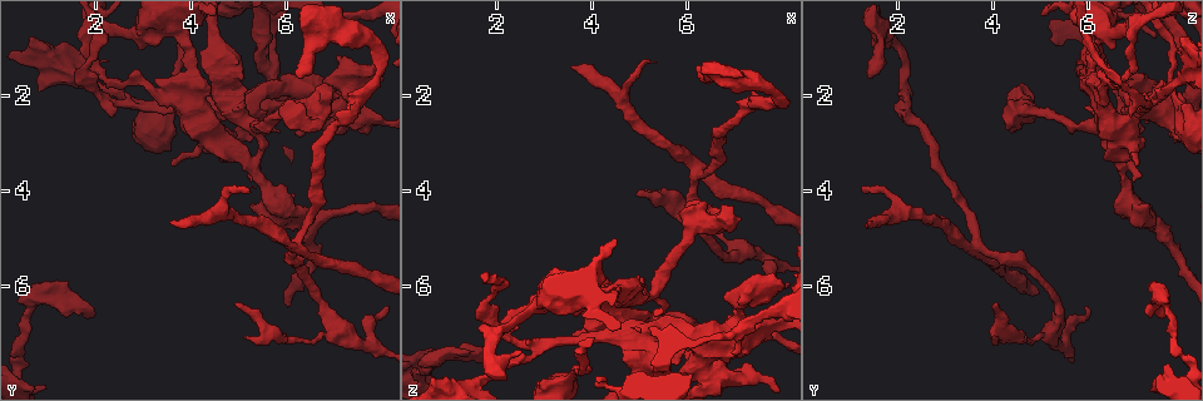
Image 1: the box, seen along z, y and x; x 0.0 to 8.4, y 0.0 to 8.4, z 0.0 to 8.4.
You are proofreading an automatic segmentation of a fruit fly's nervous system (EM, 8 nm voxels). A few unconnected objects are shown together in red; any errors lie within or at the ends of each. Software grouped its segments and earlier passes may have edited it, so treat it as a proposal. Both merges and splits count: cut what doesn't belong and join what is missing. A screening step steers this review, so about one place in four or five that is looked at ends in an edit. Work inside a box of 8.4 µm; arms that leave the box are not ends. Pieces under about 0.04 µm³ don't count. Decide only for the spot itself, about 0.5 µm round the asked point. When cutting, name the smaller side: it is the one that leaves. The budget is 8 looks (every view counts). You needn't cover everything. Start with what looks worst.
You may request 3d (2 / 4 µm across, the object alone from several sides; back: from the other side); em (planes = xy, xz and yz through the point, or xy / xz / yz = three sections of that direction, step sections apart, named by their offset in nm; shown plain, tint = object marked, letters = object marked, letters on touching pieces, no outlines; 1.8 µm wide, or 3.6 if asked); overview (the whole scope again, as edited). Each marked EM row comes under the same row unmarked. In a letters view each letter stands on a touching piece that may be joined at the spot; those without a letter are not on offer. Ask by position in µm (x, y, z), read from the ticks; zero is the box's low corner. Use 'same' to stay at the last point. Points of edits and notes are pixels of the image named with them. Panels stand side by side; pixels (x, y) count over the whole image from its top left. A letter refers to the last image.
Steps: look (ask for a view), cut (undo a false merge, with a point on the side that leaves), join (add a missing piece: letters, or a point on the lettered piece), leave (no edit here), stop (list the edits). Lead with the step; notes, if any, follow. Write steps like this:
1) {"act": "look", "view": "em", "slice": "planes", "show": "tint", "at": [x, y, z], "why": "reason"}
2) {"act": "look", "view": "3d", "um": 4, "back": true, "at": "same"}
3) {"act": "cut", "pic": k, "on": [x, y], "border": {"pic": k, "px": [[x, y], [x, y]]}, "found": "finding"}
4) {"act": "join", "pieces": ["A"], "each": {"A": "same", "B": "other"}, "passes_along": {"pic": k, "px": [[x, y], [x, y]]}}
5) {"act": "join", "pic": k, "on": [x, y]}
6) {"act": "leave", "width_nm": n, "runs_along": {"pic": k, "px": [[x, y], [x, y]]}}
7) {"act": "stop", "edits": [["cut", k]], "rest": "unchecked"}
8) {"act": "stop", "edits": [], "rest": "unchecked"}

{"act": "look", "view": "3d", "um": 2, "at": [5.10, 7.05, 4.05], "why": "free end"}

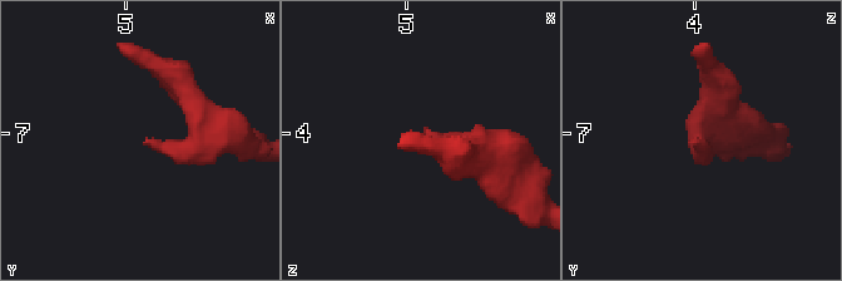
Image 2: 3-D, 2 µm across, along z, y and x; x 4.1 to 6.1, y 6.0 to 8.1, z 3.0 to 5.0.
{"act": "look", "view": "em", "slice": "yz", "step": 4, "show": "tint", "at": [5.10, 7.10, 4.02], "why": "shape alone is not enough"}

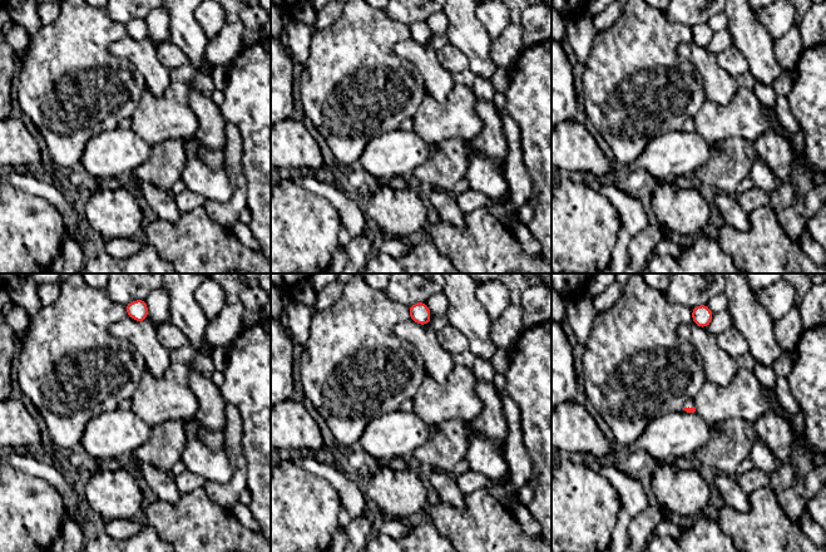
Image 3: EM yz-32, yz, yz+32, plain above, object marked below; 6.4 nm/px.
{"act": "look", "view": "em", "slice": "planes", "show": "letters", "at": "same"}

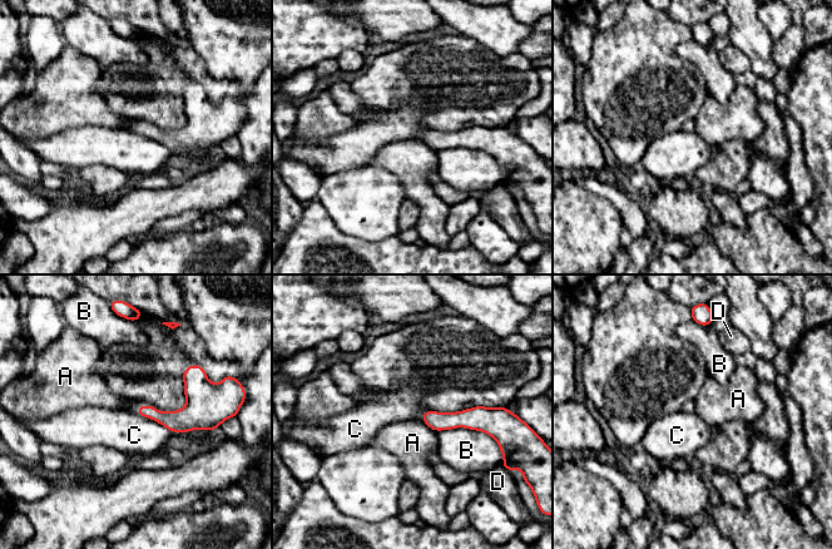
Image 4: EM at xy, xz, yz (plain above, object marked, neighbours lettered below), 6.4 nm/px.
{"act": "leave", "each": {"A": "other", "B": "other", "C": "other", "D": "other"}, "border": {"pic": 4, "px": [[137, 413], [158, 421], [172, 433]]}, "found": "none of them fits"}

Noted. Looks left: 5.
{"act": "look", "view": "em", "slice": "xz", "step": 4, "show": "tint", "at": [1.95, 6.60, 7.50], "why": "an open end"}

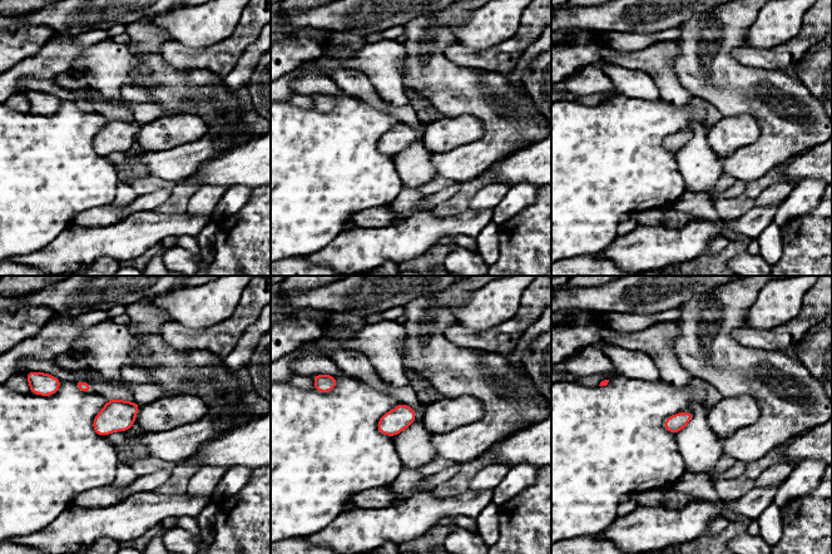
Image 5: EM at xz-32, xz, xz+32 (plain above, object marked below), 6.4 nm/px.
{"act": "look", "view": "em", "slice": "planes", "show": "letters", "at": "same"}

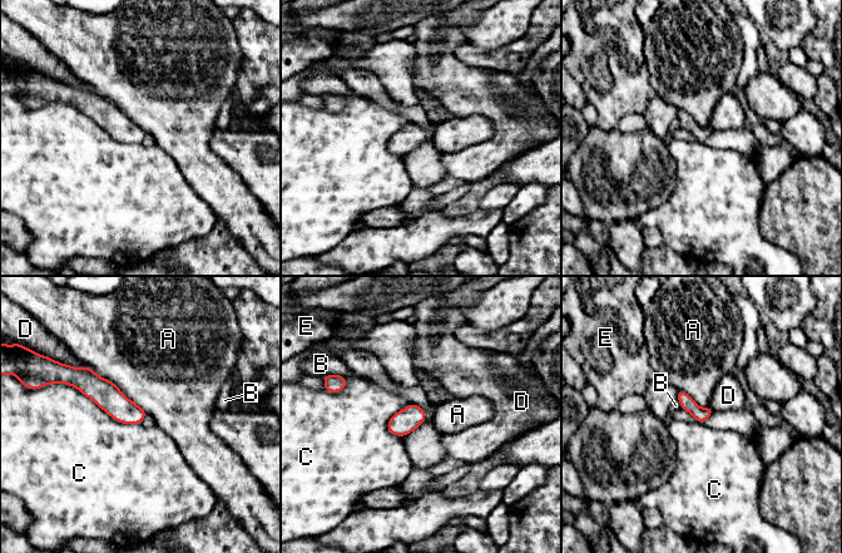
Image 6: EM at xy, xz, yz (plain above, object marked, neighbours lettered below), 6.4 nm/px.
{"act": "leave", "each": {"A": "other", "B": "other", "C": "other", "D": "other", "E": "other"}, "runs_along": {"pic": 6, "px": [[77, 378], [140, 416]]}, "found": "no lettered piece goes on from it"}

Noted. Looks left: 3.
{"act": "look", "view": "em", "slice": "planes", "show": "tint", "at": [6.15, 5.10, 3.65], "why": "four or more arms meet"}

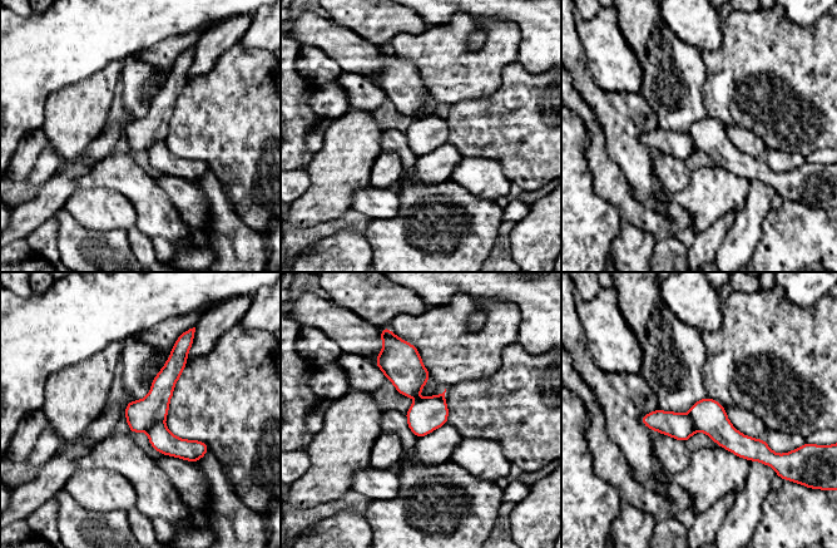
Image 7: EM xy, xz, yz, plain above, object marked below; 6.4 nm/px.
{"act": "look", "view": "em", "slice": "planes", "show": "letters", "at": "same", "why": "see the neighbours"}

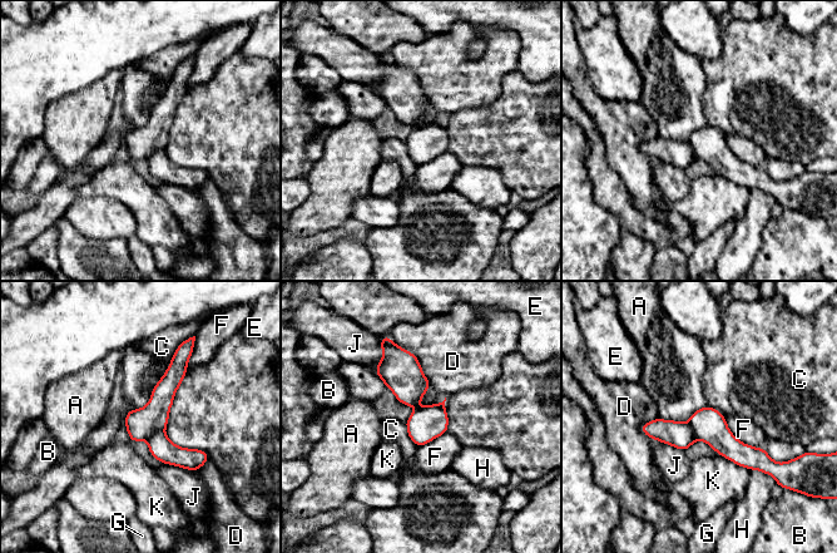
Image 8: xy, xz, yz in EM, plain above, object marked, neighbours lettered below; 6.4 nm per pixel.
{"act": "cut", "pic": 8, "on": [159, 445], "longest_contact_nm": ["D", 400], "each": {"A": "other", "B": "other", "C": "other", "D": "other", "E": "other", "F": "other", "G": "other", "H": "other", "J": "other", "K": "other"}, "border": {"pic": 8, "px": [[163, 429], [155, 430], [145, 440]]}, "found": "a second cell is stuck on"}

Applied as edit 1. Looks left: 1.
{"act": "stop", "edits": [["cut", 8]], "rest": "unchecked"}

